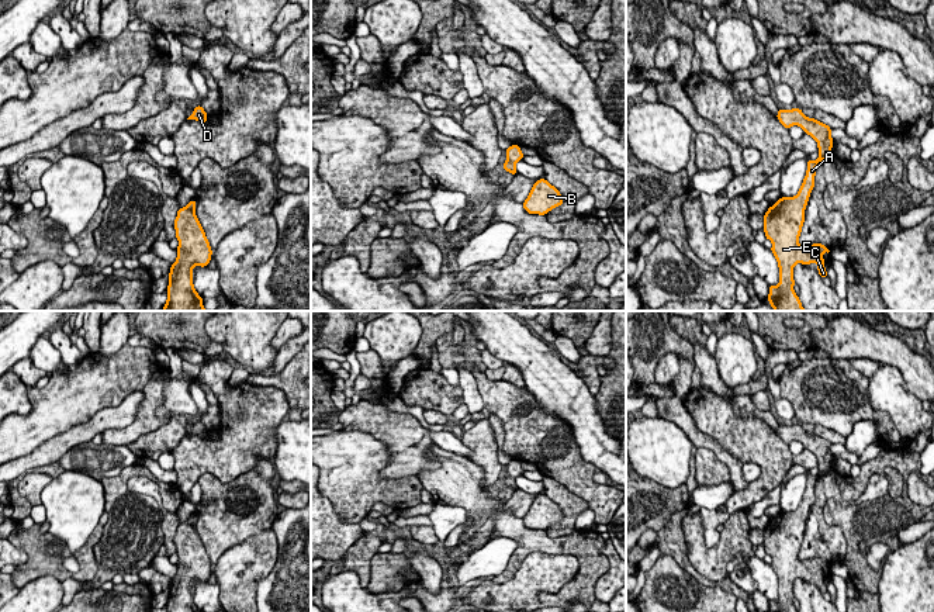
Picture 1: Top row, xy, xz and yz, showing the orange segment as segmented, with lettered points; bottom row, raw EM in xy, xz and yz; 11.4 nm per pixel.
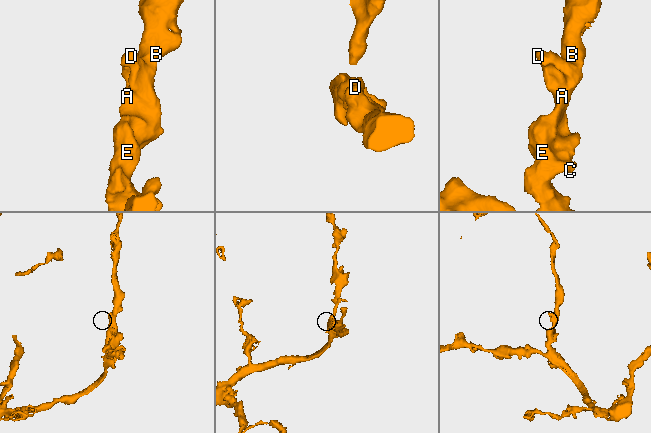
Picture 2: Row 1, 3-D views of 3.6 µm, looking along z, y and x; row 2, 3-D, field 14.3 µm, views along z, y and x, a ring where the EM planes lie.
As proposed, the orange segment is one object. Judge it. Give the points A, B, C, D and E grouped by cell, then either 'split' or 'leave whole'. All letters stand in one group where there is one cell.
A B C D E; leave whole

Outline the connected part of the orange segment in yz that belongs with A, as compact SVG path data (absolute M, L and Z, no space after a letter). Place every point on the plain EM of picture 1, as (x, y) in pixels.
M800 423L778 425L776 433L789 445L793 440L800 442L805 449L810 450L819 463L819 474L807 474L807 485L803 498L793 512L781 512L764 529L765 553L771 556L778 582L779 599L769 601L768 612L798 612L793 601L793 582L798 578L816 578L821 594L827 592L823 568L830 567L823 559L813 559L806 564L799 560L799 552L805 537L805 525L810 508L816 499L816 483L820 477L829 474L833 467L831 443L814 433L807 433Z

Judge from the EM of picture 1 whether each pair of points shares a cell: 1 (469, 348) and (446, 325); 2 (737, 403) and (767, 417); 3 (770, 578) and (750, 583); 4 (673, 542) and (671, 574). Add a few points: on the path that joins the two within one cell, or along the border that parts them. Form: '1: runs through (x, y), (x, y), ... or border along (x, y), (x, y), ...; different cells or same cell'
1: border along (452, 331), (442, 335), (435, 345); different cells
2: runs through (744, 403), (754, 412), (760, 414); same cell
3: border along (744, 563), (758, 590); different cells
4: border along (660, 555), (670, 555), (687, 573); different cells

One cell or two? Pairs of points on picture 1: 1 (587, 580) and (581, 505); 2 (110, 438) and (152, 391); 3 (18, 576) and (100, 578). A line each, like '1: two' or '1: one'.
1: two
2: one
3: two

